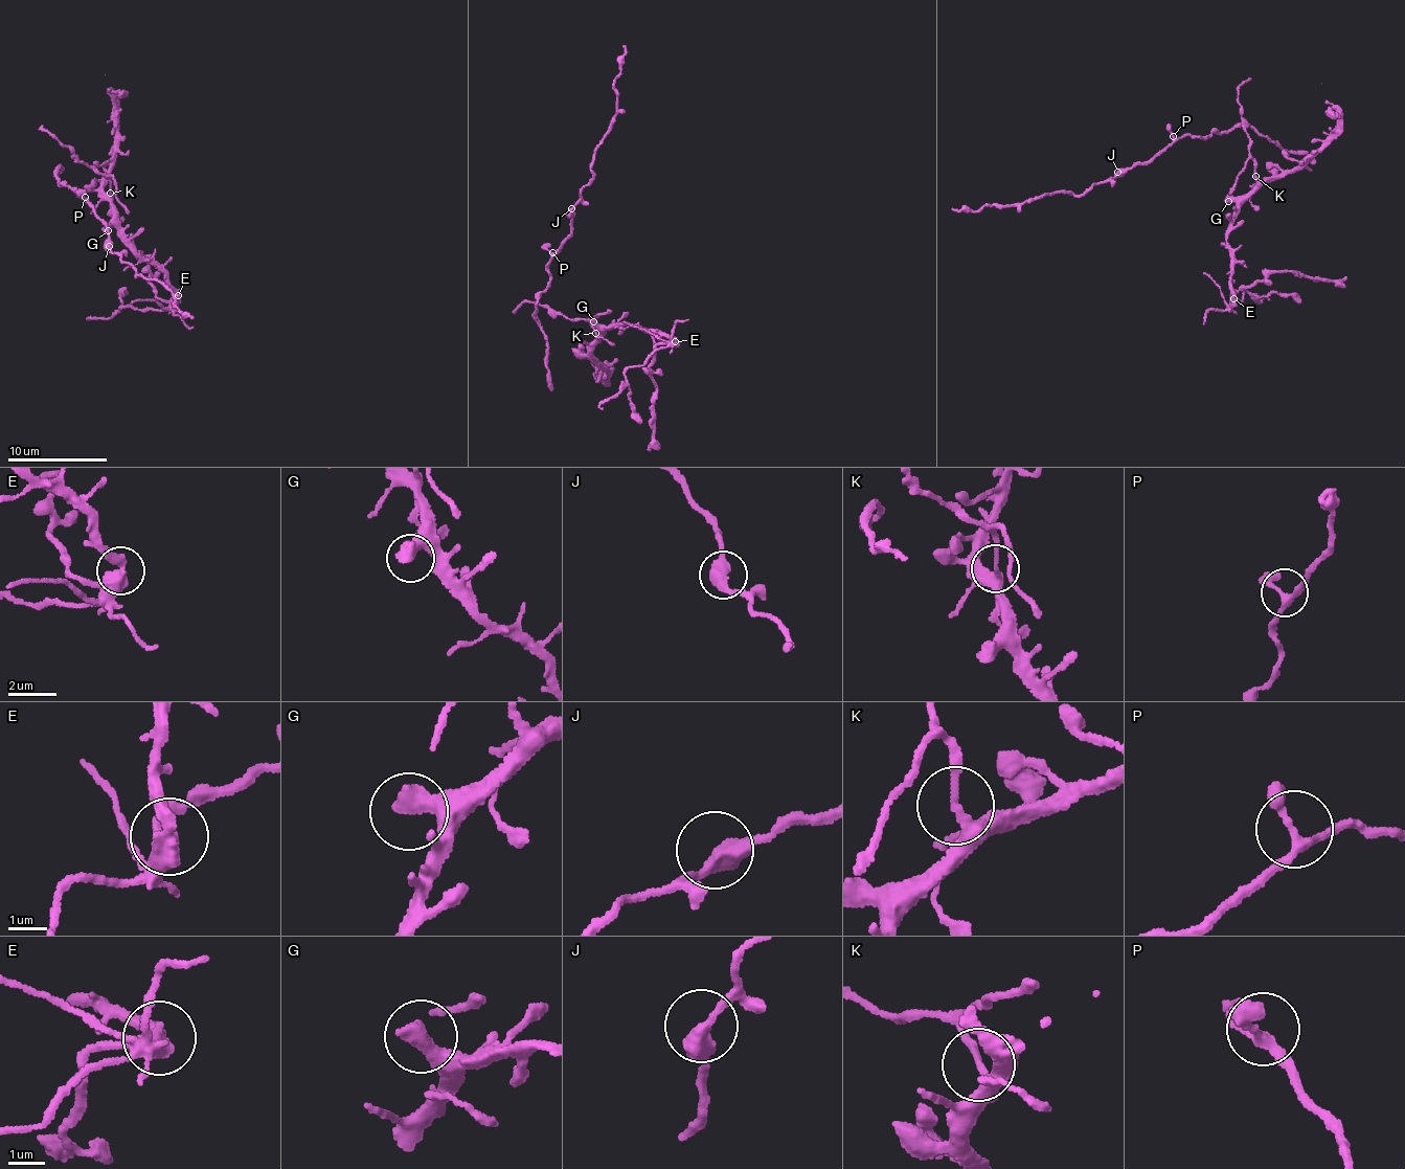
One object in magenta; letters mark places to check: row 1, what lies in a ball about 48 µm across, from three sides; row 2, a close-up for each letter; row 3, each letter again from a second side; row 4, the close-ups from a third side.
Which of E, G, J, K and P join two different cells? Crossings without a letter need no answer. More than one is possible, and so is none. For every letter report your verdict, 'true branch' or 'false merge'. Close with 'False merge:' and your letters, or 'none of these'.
E: false merge
G: true branch
J: true branch
K: false merge
P: true branch
False merge: E, K

